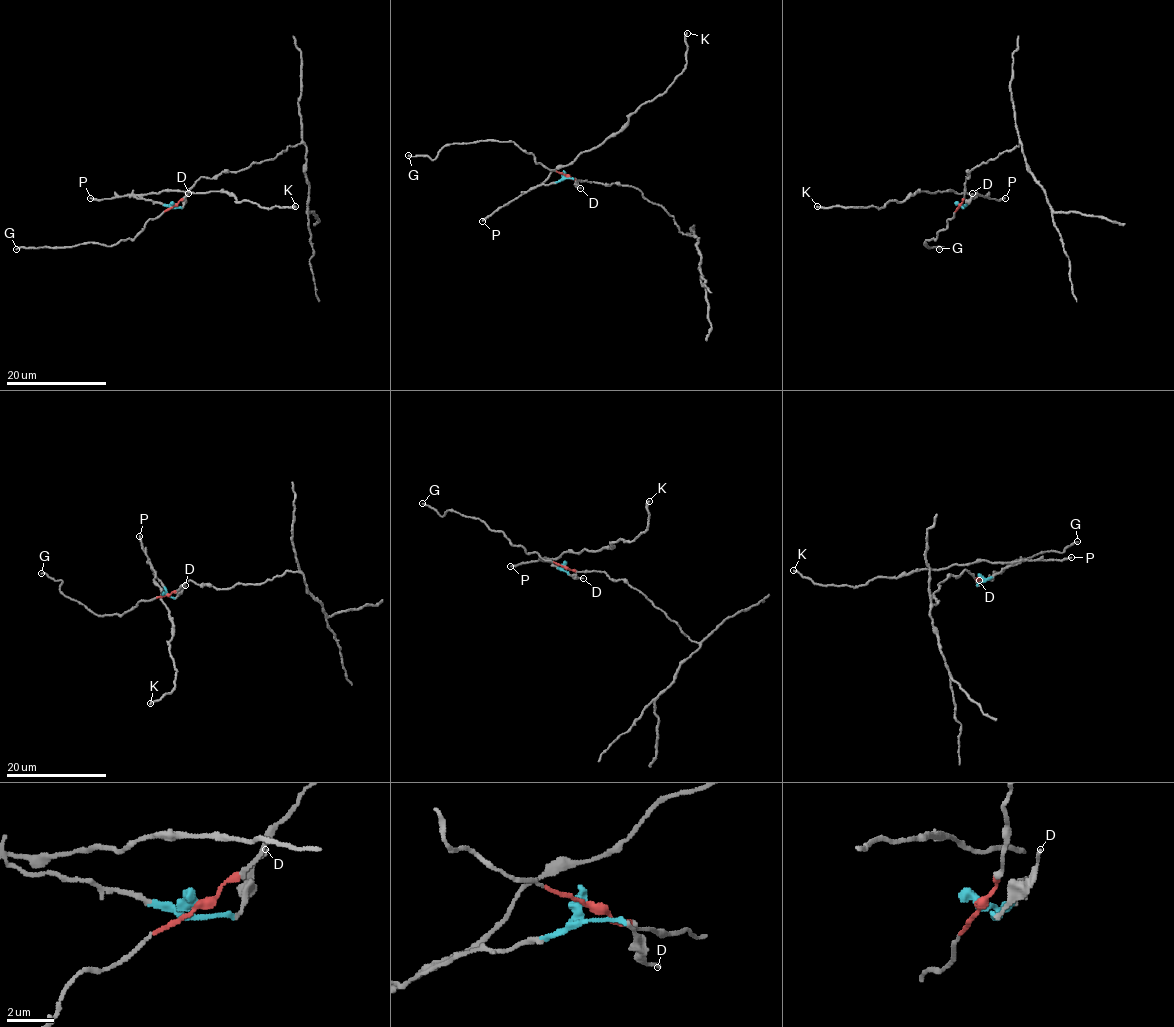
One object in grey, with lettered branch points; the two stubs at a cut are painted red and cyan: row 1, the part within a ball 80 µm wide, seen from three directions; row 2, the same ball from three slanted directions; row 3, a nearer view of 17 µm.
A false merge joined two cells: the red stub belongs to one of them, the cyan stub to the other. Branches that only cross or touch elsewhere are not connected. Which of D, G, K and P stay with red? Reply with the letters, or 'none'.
G

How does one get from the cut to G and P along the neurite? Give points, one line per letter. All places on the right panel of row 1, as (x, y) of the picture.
G: (959, 205), (947, 228), (924, 242), (943, 247), (939, 249)
P: (959, 204), (964, 205), (975, 195), (1004, 198)

